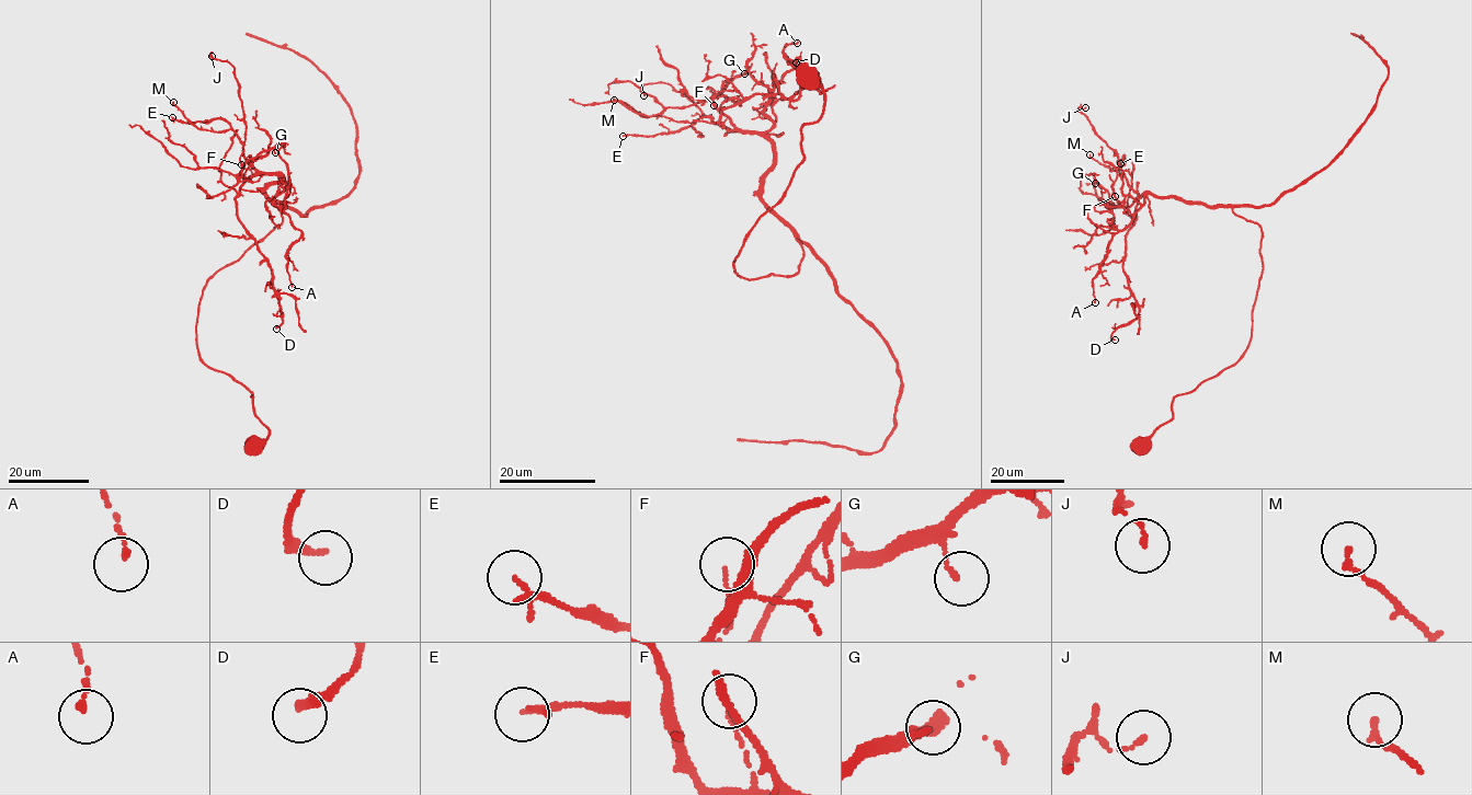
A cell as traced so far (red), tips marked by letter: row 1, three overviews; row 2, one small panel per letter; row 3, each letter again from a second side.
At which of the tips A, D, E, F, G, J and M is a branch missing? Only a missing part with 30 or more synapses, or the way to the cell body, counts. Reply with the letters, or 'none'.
none

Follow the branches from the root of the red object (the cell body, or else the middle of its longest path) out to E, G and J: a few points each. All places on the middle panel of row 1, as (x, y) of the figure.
E: (808, 78), (823, 114), (732, 263), (790, 277), (802, 245), (761, 197), (773, 143), (706, 116), (623, 136)
G: (808, 78), (823, 114), (732, 263), (753, 279), (803, 253), (761, 197), (773, 143), (712, 101), (744, 73)
J: (808, 78), (823, 114), (732, 263), (790, 277), (802, 245), (761, 197), (773, 143), (664, 82), (643, 95)

